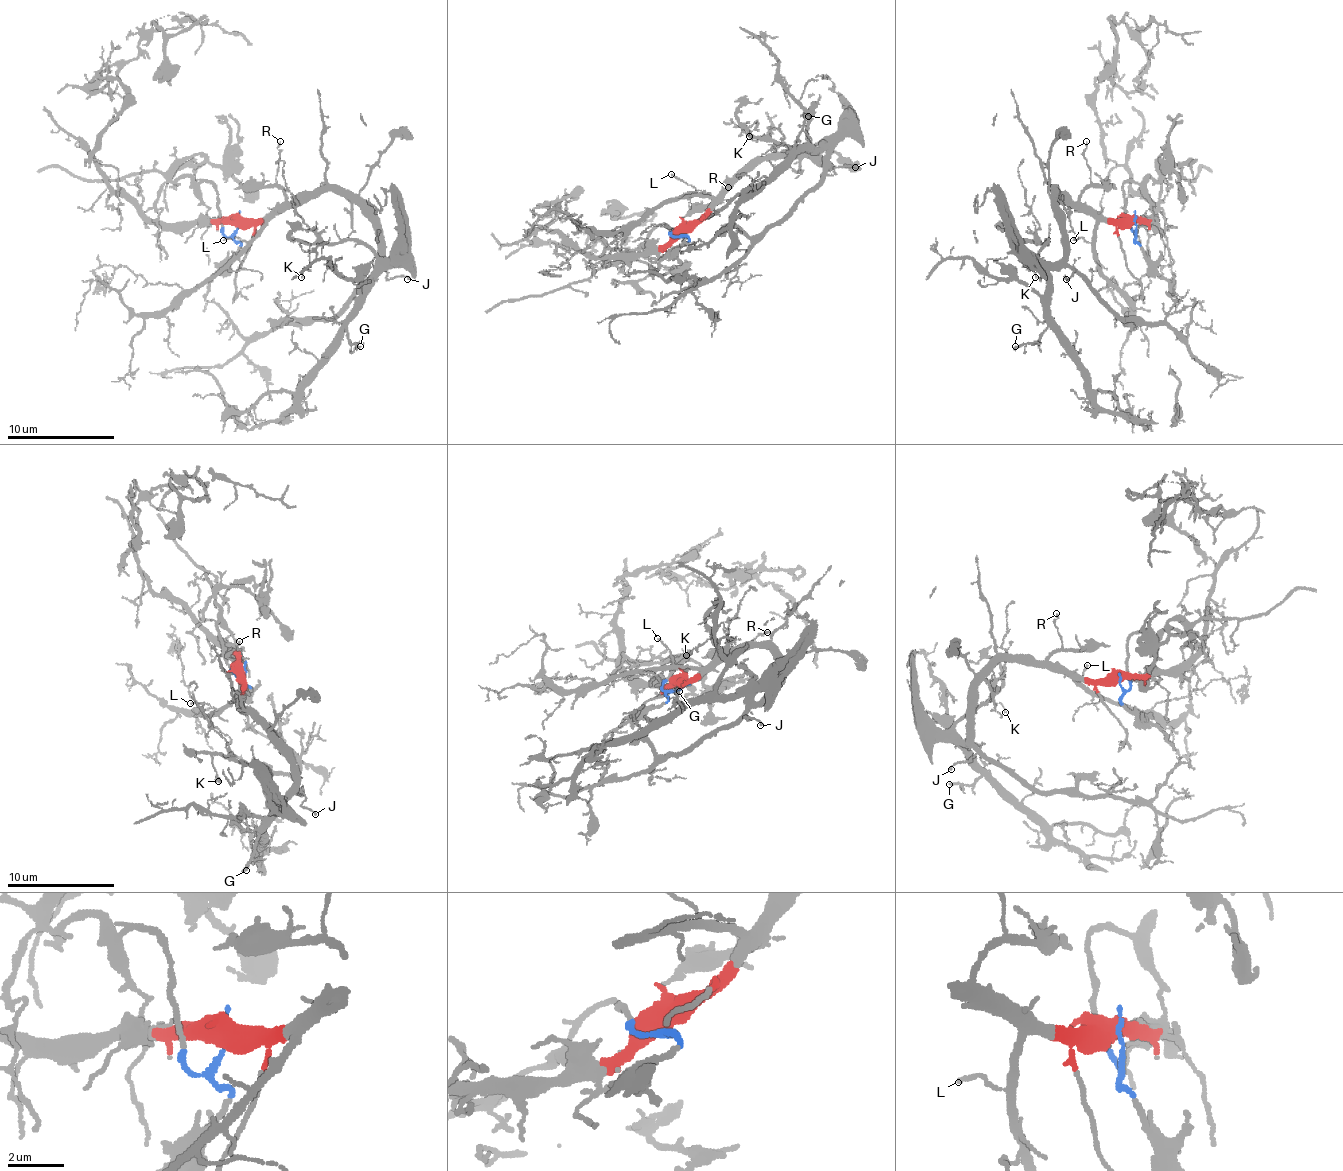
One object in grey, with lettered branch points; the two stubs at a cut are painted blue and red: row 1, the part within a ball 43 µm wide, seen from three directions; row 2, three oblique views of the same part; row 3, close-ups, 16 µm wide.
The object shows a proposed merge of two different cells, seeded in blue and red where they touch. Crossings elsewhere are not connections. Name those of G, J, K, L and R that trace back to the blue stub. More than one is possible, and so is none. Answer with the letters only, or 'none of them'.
none of them

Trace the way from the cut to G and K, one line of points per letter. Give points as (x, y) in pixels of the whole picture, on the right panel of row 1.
G: (1133, 220), (1098, 220), (1060, 191), (1055, 193), (1063, 261), (1049, 274), (1047, 331), (1033, 344), (1014, 347)
K: (1133, 220), (1098, 220), (1055, 193), (1063, 255), (1055, 263), (1038, 255), (1047, 239), (1020, 247), (1036, 277)

